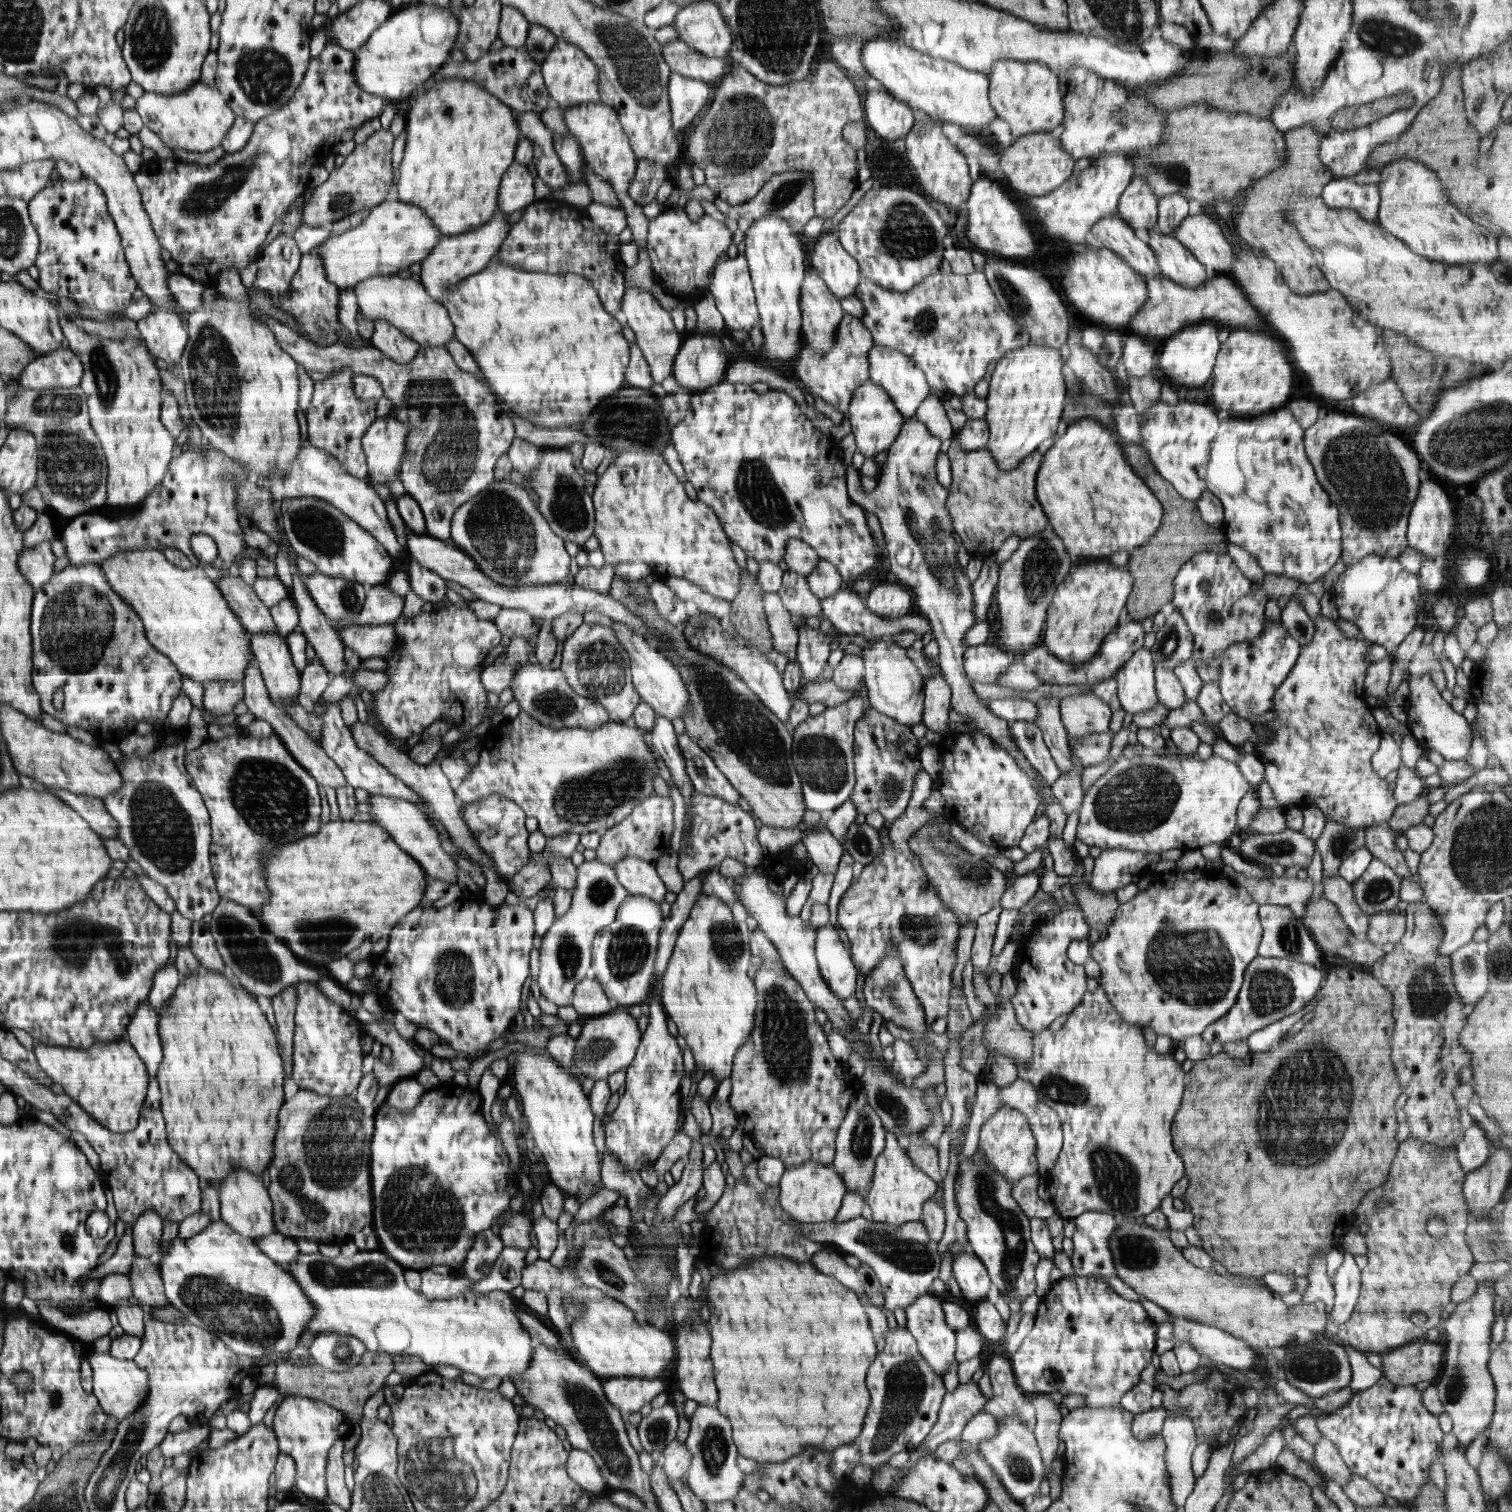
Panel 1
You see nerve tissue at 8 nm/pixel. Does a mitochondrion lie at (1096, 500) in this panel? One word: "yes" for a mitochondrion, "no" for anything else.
no

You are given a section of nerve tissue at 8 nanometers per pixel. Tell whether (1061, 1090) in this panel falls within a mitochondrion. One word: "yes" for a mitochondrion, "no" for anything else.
yes

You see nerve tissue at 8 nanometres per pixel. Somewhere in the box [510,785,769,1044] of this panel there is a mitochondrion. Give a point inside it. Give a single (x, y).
(628, 954)

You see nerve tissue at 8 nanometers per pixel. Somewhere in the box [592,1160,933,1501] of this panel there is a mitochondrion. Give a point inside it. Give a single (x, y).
(904, 1384)

